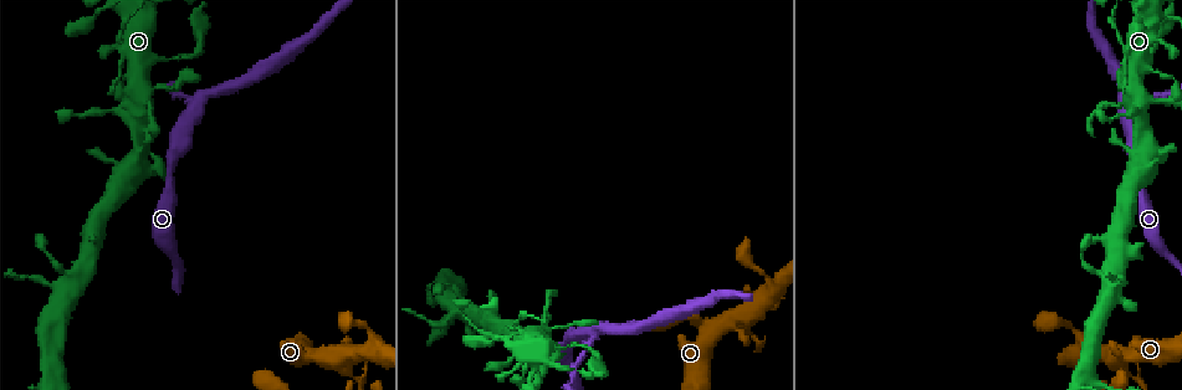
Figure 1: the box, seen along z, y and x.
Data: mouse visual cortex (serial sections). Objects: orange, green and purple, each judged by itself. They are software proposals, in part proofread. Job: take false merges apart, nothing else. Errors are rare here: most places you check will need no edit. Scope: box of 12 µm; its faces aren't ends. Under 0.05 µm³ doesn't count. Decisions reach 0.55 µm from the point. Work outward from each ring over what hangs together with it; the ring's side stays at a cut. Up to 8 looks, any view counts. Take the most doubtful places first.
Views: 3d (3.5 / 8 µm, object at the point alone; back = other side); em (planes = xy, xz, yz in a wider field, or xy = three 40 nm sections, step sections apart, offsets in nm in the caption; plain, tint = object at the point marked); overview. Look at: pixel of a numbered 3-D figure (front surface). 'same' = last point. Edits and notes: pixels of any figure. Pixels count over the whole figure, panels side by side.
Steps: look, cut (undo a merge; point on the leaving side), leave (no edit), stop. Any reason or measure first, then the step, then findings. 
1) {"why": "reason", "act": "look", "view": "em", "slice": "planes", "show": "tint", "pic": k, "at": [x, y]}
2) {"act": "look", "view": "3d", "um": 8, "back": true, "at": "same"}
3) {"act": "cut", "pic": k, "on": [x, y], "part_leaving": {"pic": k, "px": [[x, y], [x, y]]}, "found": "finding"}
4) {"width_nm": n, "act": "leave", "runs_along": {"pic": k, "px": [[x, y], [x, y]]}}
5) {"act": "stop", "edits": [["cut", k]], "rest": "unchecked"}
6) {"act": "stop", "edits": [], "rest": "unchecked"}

{"why": "calibre changes", "act": "look", "view": "em", "slice": "xy", "step": 5, "show": "tint", "pic": 1, "at": [133, 95]}

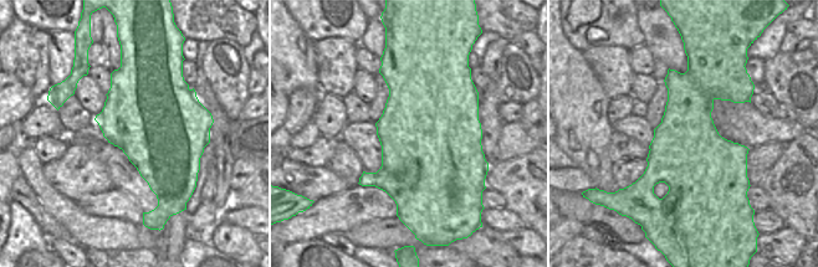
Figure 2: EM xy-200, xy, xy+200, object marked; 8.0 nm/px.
{"why": "wider look", "act": "look", "view": "3d", "um": 3.5, "back": true, "at": "same"}

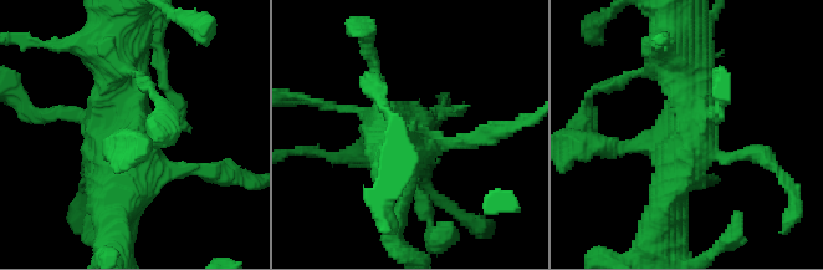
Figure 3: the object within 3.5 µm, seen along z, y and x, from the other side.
{"act": "leave", "runs_along": {"pic": 3, "px": [[678, 46], [694, 134], [665, 203]]}, "found": "all the same cell"}

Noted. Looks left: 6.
{"why": "sharp bend", "act": "look", "view": "3d", "um": 3.5, "pic": 1, "at": [196, 104]}

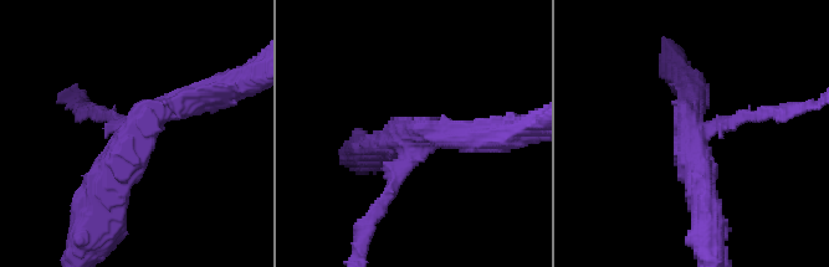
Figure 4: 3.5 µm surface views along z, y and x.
{"act": "cut", "pic": 4, "on": [385, 196], "part_leaving": {"pic": 4, "px": [[405, 160], [359, 234], [359, 256]]}, "found": "two cells meet here"}

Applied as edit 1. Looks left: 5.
{"why": "redraw", "act": "look", "view": "overview"}

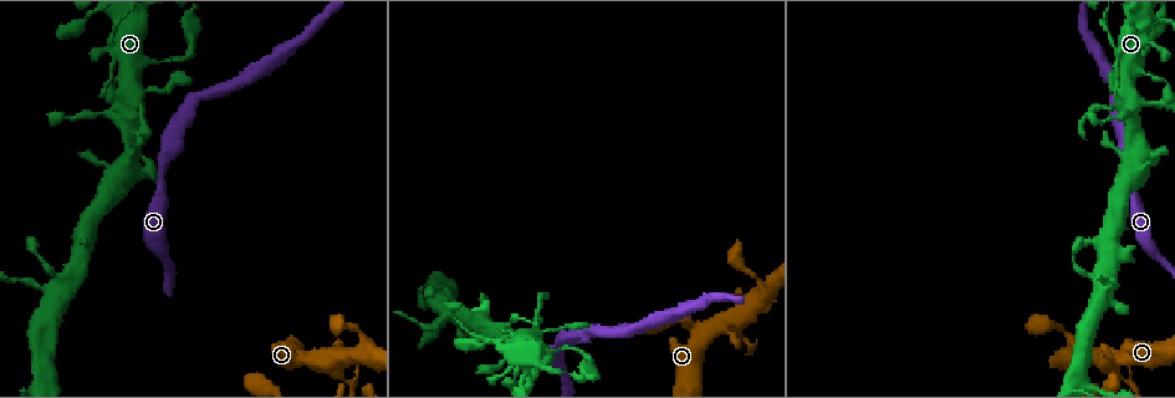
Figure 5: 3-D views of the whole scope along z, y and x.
{"why": "sharp bend", "act": "look", "view": "3d", "um": 3.5, "pic": 5, "at": [302, 359]}

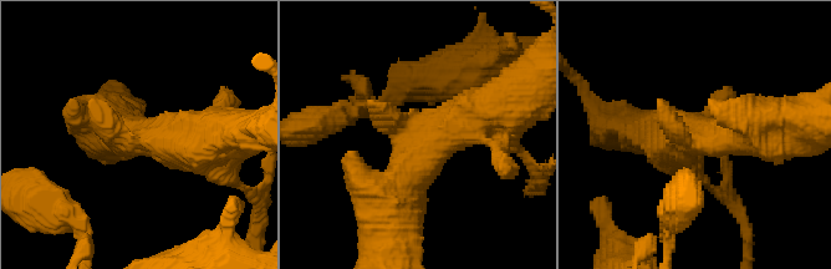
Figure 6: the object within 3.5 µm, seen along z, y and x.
{"why": "shape alone is not enough", "act": "look", "view": "em", "slice": "xy", "step": 5, "show": "tint", "pic": 6, "at": [138, 142]}

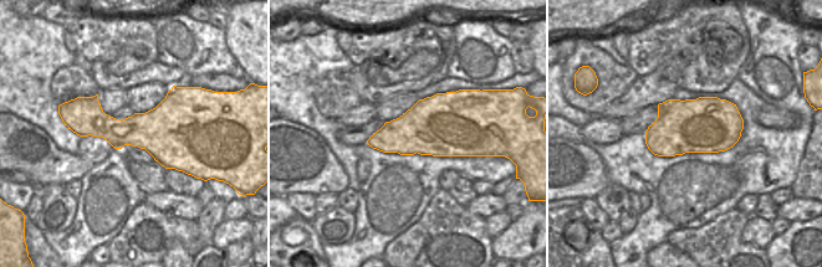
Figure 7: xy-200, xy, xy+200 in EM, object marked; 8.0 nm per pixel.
{"act": "look", "view": "em", "slice": "planes", "show": "tint", "at": "same"}

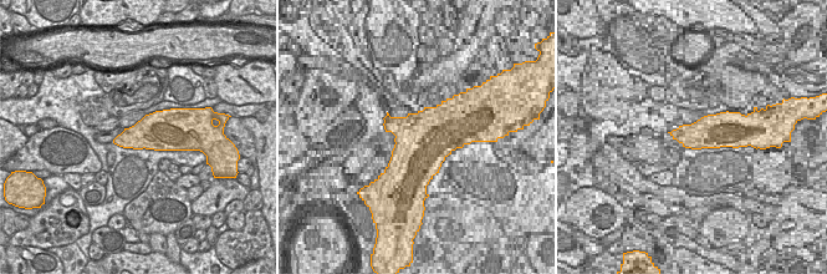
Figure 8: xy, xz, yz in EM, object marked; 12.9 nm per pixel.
{"act": "leave", "runs_along": {"pic": 6, "px": [[406, 174], [455, 126], [536, 81]]}, "found": "continuous, no second cell"}

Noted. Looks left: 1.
{"act": "stop", "edits": [["cut", 4]], "rest": "unchecked"}

